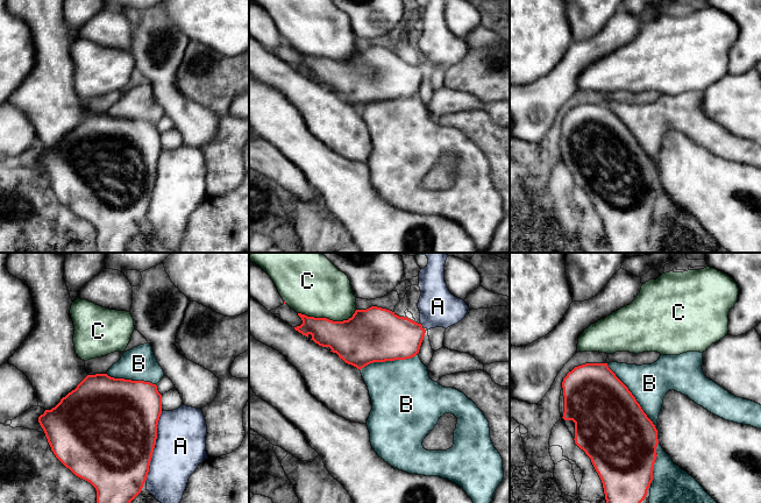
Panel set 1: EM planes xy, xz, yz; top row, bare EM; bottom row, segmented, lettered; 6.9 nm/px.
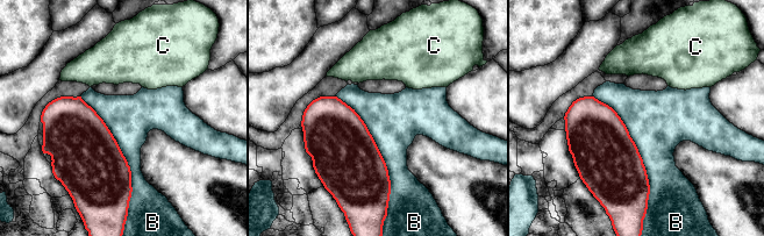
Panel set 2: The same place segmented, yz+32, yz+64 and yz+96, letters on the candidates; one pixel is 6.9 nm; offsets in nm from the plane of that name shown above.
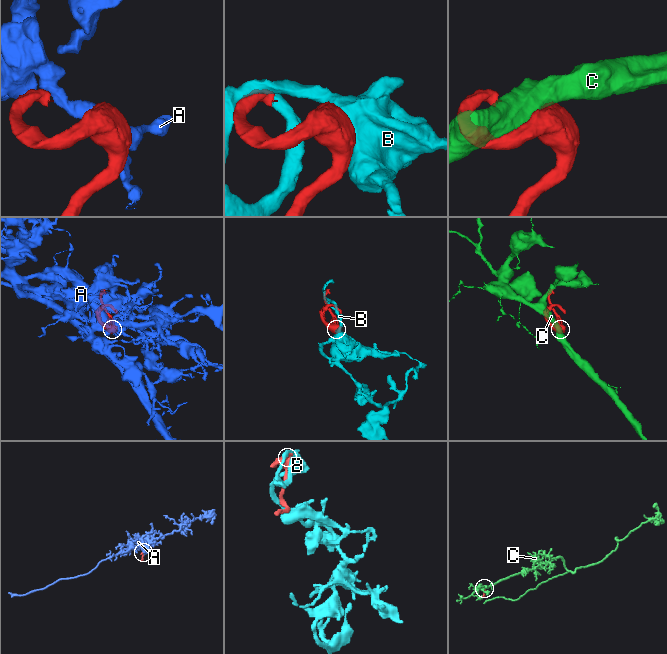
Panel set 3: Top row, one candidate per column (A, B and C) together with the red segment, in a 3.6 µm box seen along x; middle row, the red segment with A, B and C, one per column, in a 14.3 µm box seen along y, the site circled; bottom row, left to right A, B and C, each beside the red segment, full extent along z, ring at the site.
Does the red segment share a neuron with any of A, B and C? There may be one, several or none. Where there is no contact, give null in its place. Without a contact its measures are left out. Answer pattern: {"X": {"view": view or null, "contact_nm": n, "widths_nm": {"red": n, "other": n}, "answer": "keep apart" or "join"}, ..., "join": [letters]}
{"A": {"view": "xy", "contact_nm": 500, "widths_nm": {"red": 500, "other": 360}, "answer": "keep apart"}, "B": {"view": "yz", "contact_nm": 600, "widths_nm": {"red": 480, "other": 280}, "answer": "join"}, "C": {"view": "xz", "contact_nm": 400, "widths_nm": {"red": 320, "other": 400}, "answer": "keep apart"}, "join": ["B"]}

